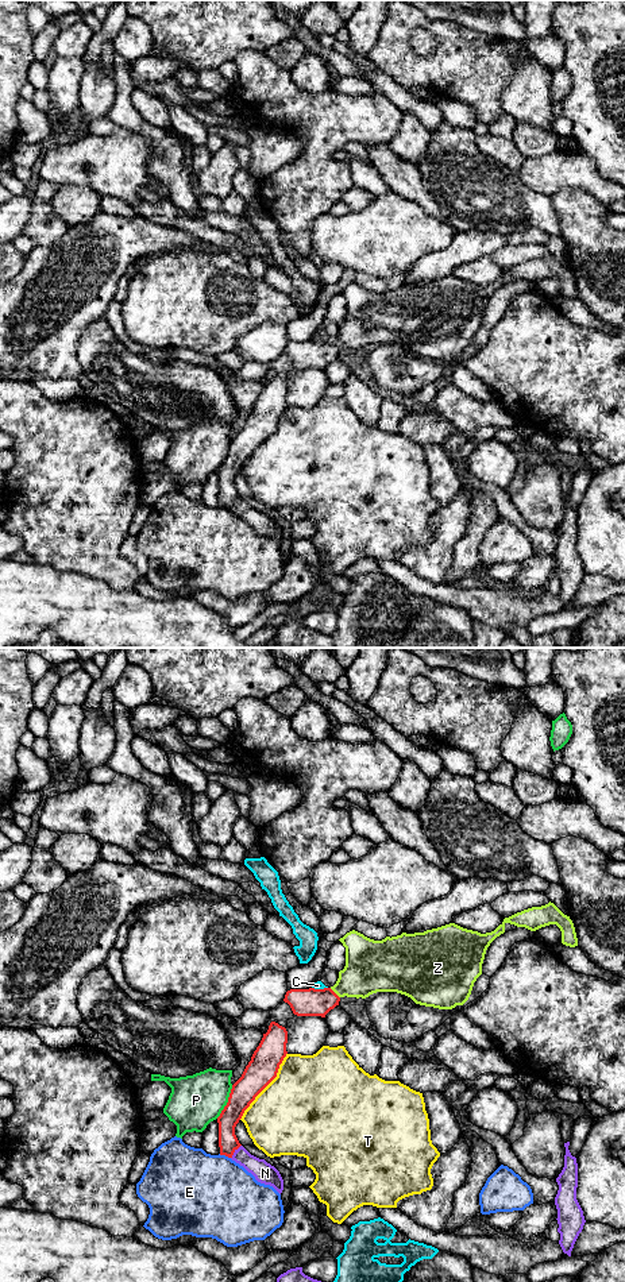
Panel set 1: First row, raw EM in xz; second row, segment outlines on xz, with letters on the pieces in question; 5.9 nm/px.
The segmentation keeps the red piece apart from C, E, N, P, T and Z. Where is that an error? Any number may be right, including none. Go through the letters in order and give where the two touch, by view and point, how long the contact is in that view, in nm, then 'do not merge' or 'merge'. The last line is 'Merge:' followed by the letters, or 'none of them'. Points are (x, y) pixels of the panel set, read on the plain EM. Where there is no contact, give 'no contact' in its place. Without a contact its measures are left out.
C: contact xz (320, 342); length 100 nm; do not merge
E: contact xz (224, 506); length 80 nm; do not merge
N: contact xz (234, 504); length 110 nm; do not merge
P: contact xz (228, 454); length 220 nm; do not merge
T: contact xz (266, 437); length 480 nm; do not merge
Z: contact xz (335, 346); length 90 nm; merge
Merge: Z

